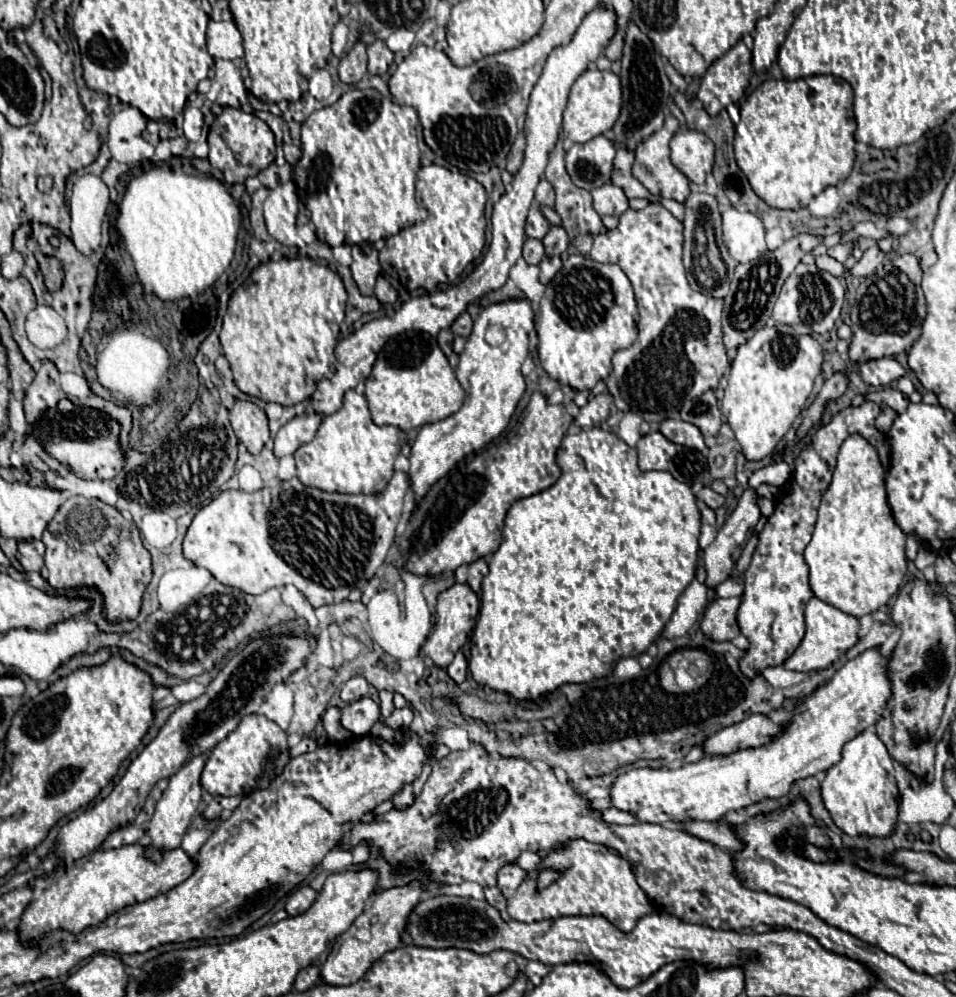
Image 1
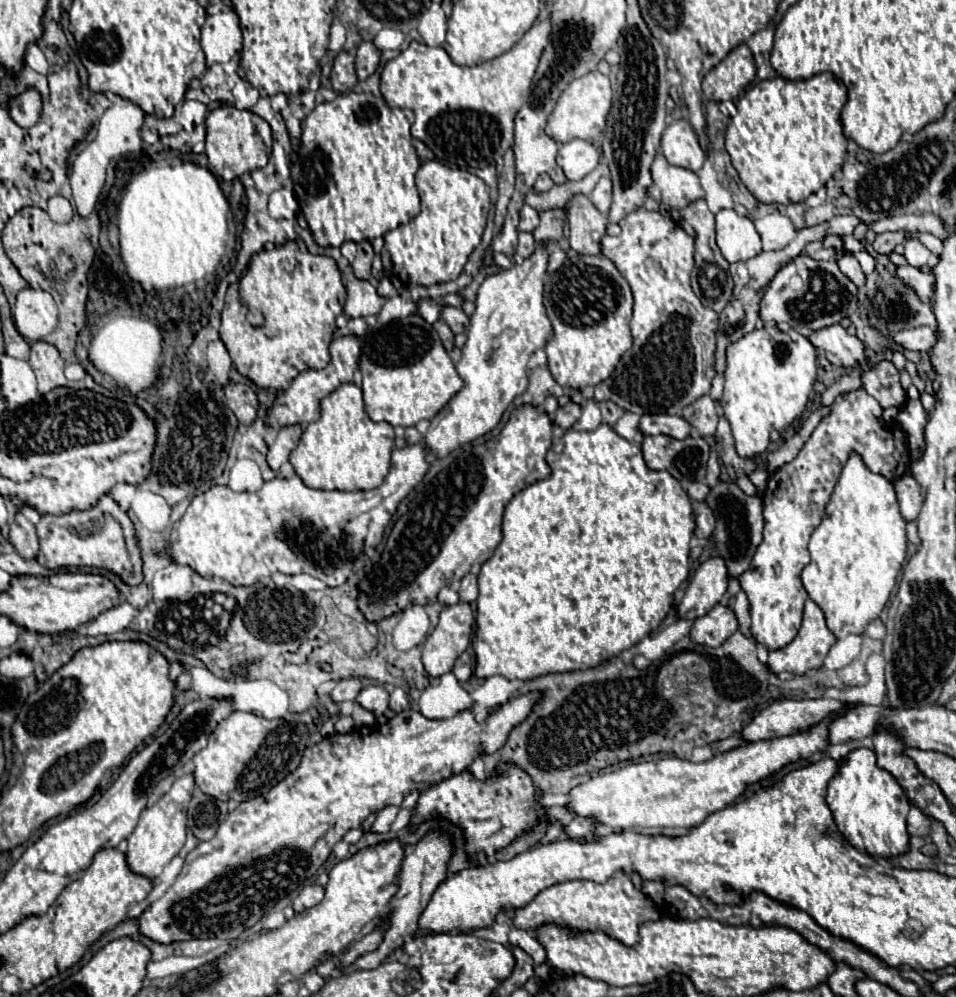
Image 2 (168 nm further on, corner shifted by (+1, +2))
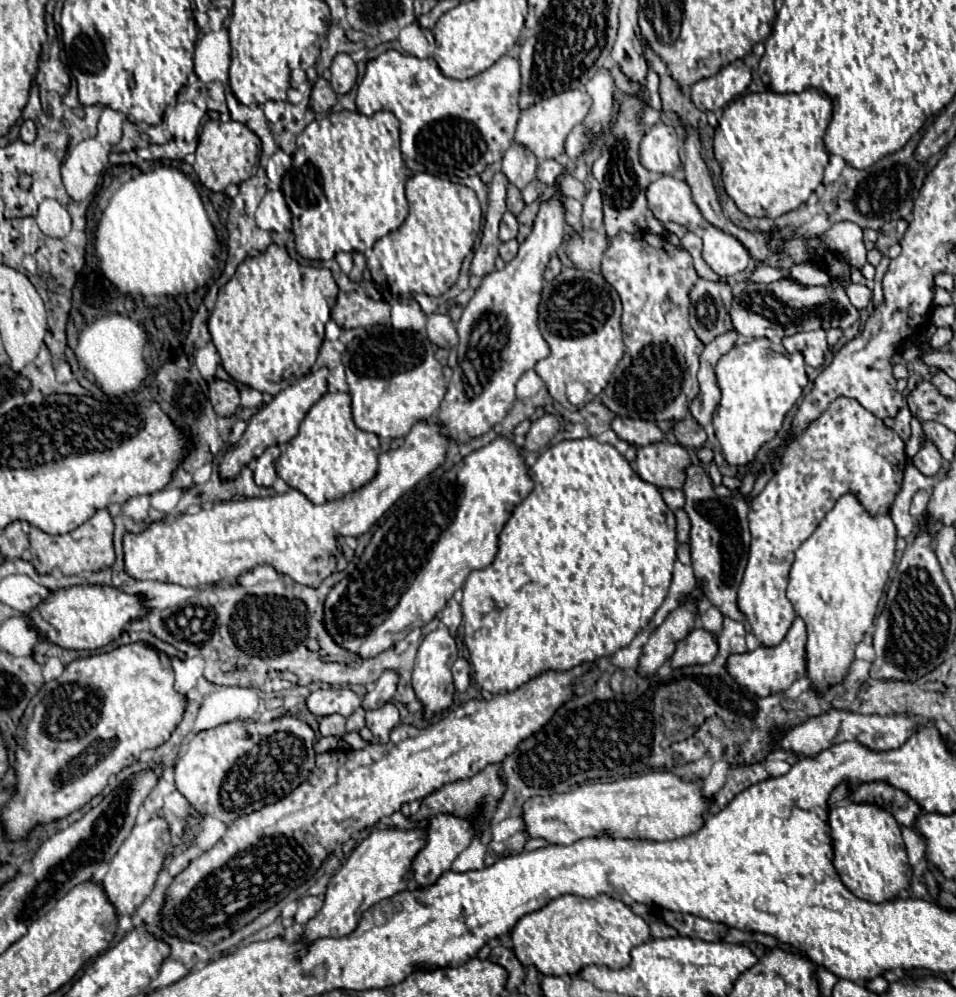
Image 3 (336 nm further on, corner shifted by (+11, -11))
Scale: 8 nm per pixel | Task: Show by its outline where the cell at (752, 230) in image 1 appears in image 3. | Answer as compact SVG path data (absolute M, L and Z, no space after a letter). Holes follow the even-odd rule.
M708 225L702 231L702 241L702 257L710 265L710 269L720 277L734 275L748 267L750 253L734 235L728 235L722 229Z

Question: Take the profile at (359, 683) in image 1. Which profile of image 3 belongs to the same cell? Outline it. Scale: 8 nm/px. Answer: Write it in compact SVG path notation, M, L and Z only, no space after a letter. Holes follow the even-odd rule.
M318 689L308 695L306 707L318 715L334 715L340 713L342 717L350 717L354 709L360 707L360 697L350 689Z

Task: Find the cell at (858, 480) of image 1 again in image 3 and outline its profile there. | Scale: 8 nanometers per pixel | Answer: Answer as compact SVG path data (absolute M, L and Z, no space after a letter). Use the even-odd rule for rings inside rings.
M854 493L842 495L832 511L826 513L822 523L816 527L814 535L810 535L800 549L796 551L796 561L790 569L788 583L788 599L794 605L796 613L804 619L808 629L808 677L818 693L824 693L828 685L840 683L854 661L854 649L862 641L864 633L872 627L878 601L884 593L884 585L888 581L890 569L894 565L894 549L896 549L896 527L890 515L872 515Z

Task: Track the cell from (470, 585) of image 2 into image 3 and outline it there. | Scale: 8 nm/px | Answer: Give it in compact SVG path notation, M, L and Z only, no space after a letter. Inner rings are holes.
M450 599L450 601L446 603L446 607L444 607L444 611L442 611L442 623L444 623L452 633L456 633L458 625L462 623L462 607L460 607L460 603L458 603L456 599Z

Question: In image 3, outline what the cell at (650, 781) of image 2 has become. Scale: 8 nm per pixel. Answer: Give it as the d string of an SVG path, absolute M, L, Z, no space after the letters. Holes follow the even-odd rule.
M652 771L612 783L594 783L570 793L532 797L524 805L524 821L530 837L544 837L550 843L570 845L588 837L610 835L614 839L668 841L696 833L704 825L710 797L704 795L704 781L684 781L668 771Z

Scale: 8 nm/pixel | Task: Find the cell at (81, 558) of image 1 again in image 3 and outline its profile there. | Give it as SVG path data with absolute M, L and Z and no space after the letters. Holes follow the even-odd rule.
M100 509L94 513L92 519L88 519L78 529L66 533L66 535L48 535L40 531L38 527L30 527L30 561L36 567L40 575L52 573L54 569L60 569L64 575L80 575L82 571L104 571L114 565L116 553L114 553L114 523L106 509Z

